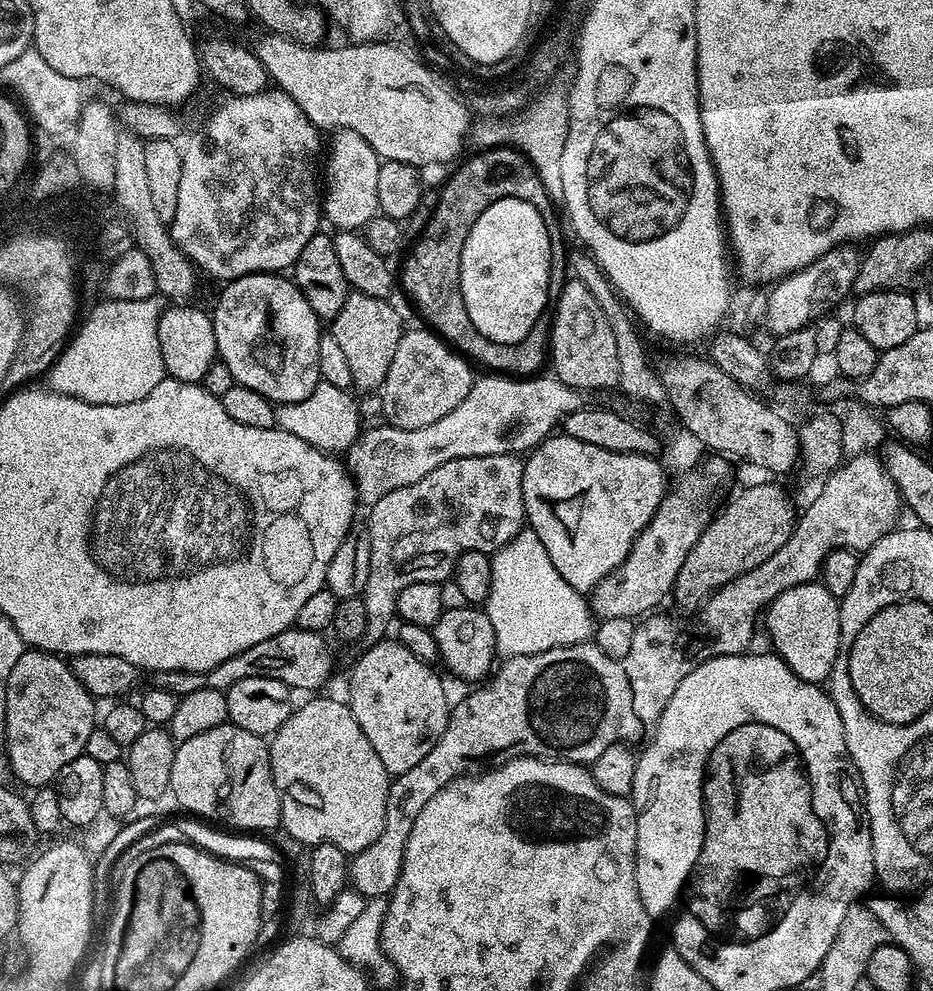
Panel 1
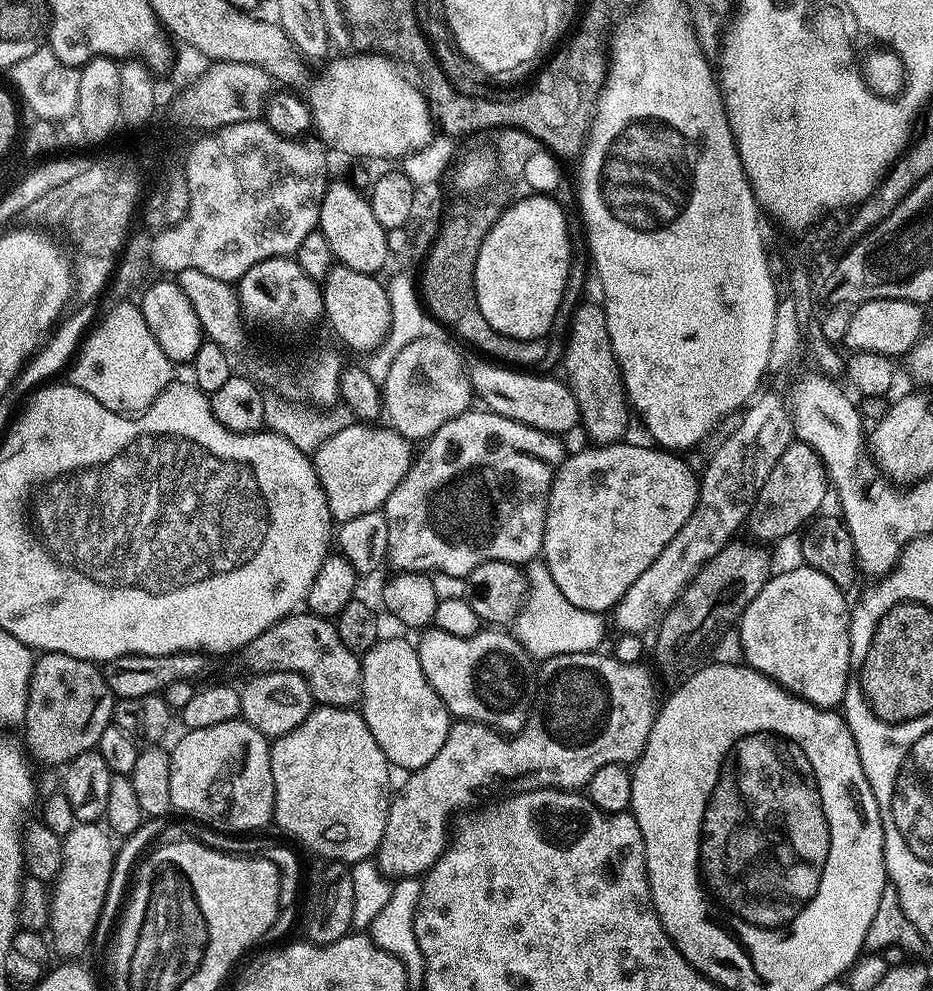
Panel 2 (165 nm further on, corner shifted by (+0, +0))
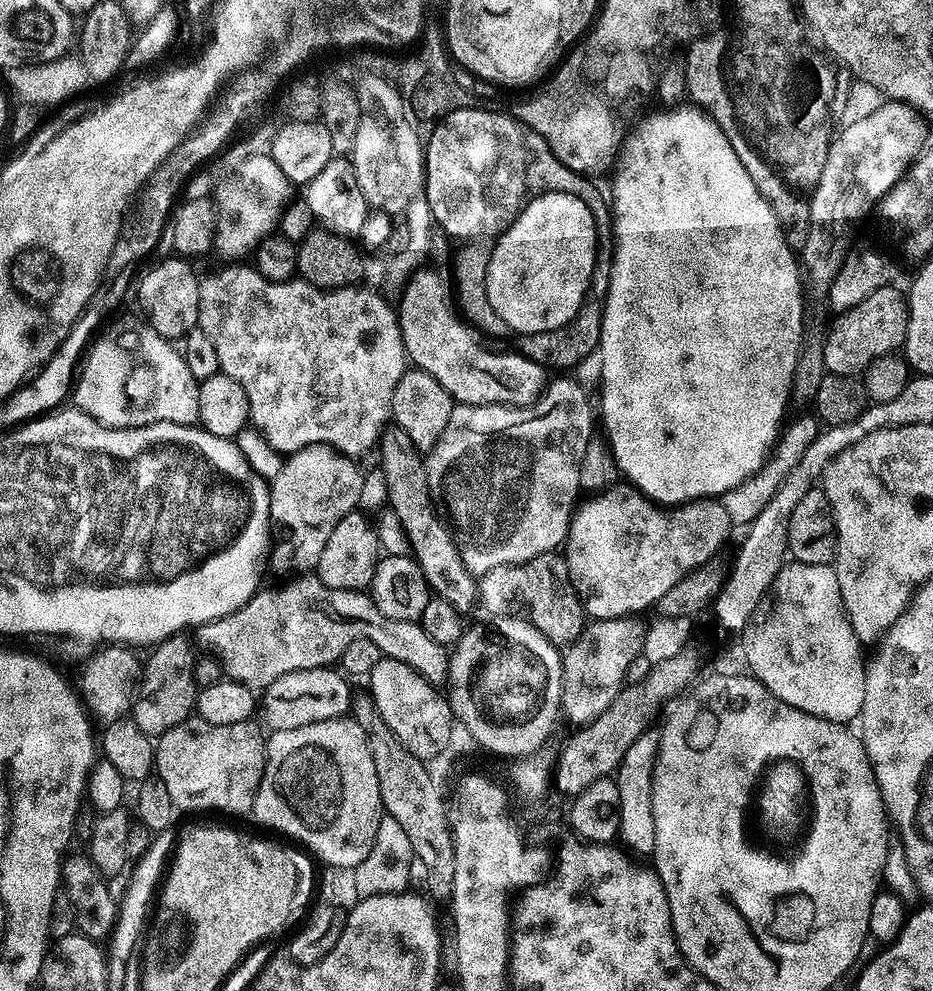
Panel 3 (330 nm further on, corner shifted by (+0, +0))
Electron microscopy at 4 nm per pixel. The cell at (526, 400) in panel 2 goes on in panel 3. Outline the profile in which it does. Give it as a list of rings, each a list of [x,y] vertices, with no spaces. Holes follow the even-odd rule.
[[[417,270],[412,273],[399,293],[400,333],[404,339],[407,359],[426,374],[438,378],[439,384],[452,396],[453,401],[462,404],[508,404],[512,407],[532,404],[546,387],[546,370],[530,362],[519,352],[494,352],[480,346],[481,333],[461,318],[457,312],[449,283],[436,270]]]

